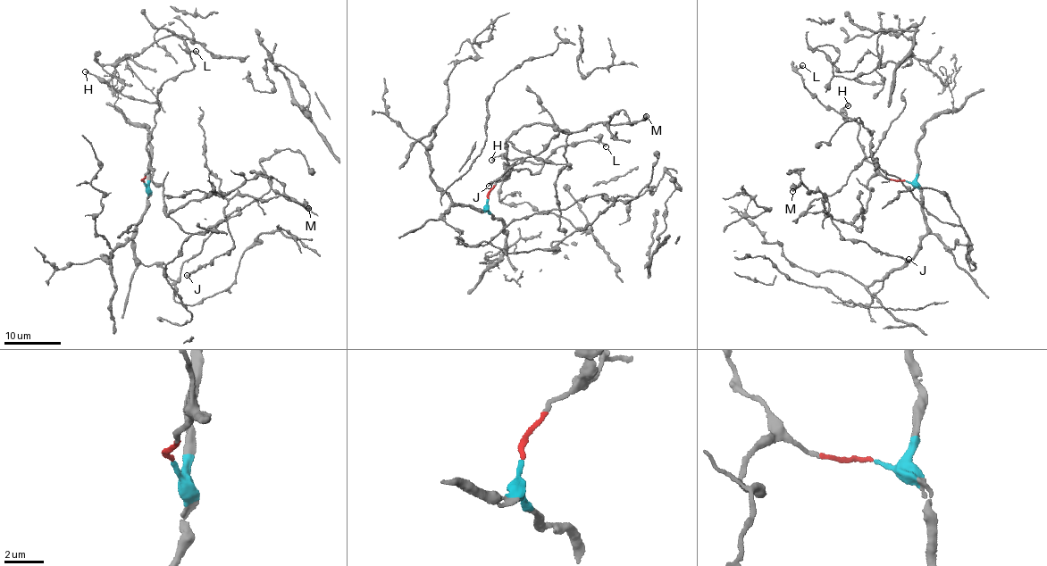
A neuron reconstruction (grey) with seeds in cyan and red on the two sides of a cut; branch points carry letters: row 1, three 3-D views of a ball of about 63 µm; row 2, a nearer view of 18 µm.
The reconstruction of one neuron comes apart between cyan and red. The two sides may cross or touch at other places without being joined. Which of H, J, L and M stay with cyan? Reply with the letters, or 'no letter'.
no letter

